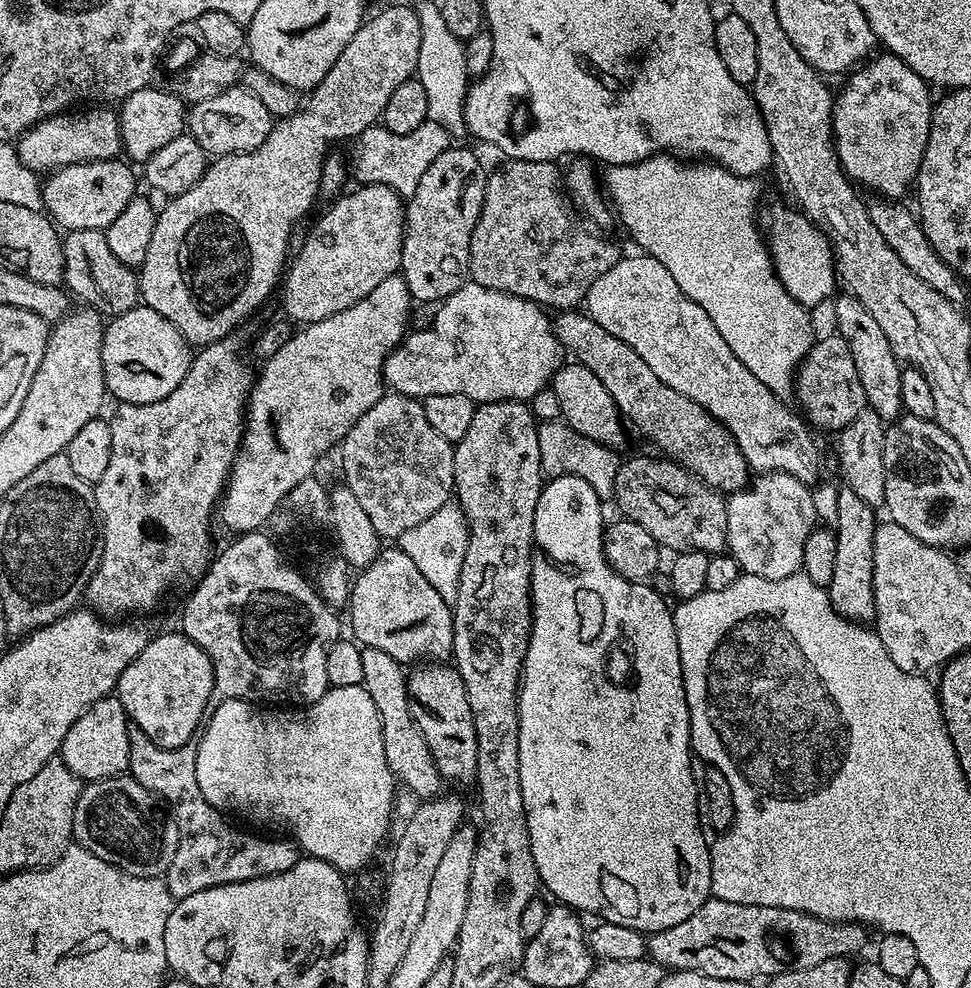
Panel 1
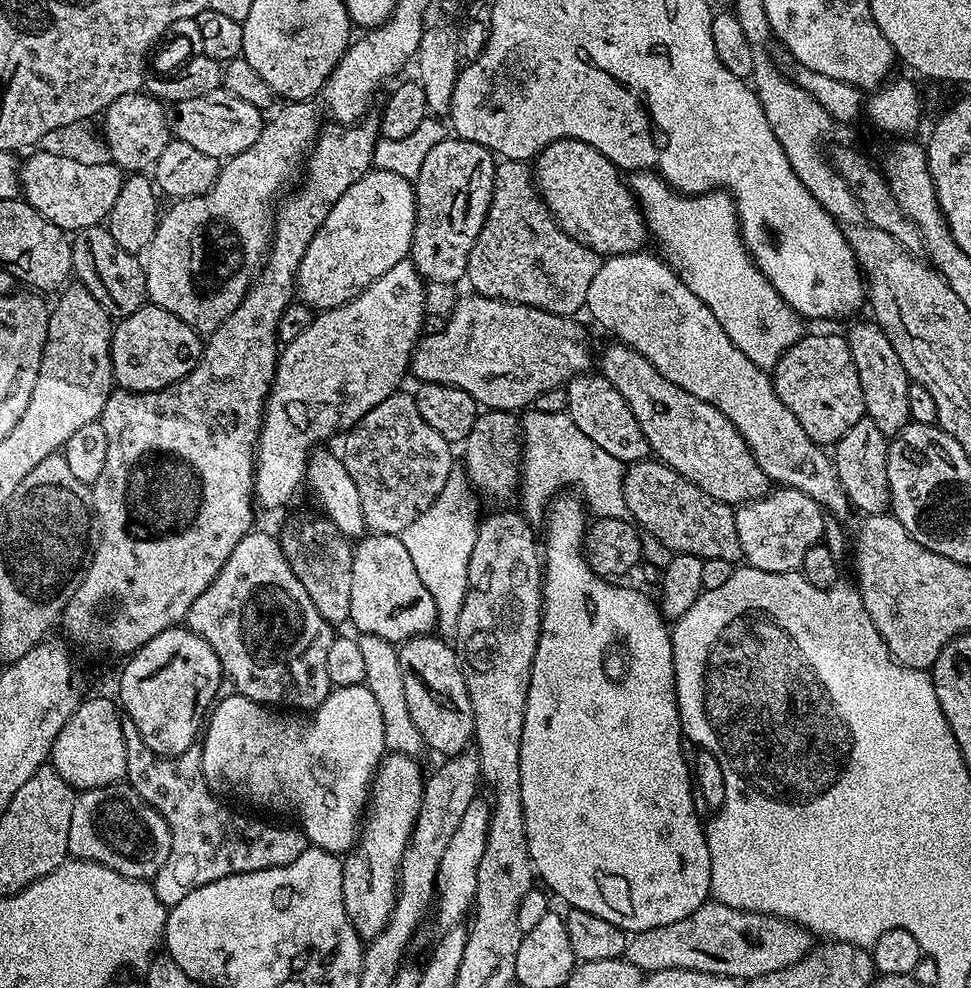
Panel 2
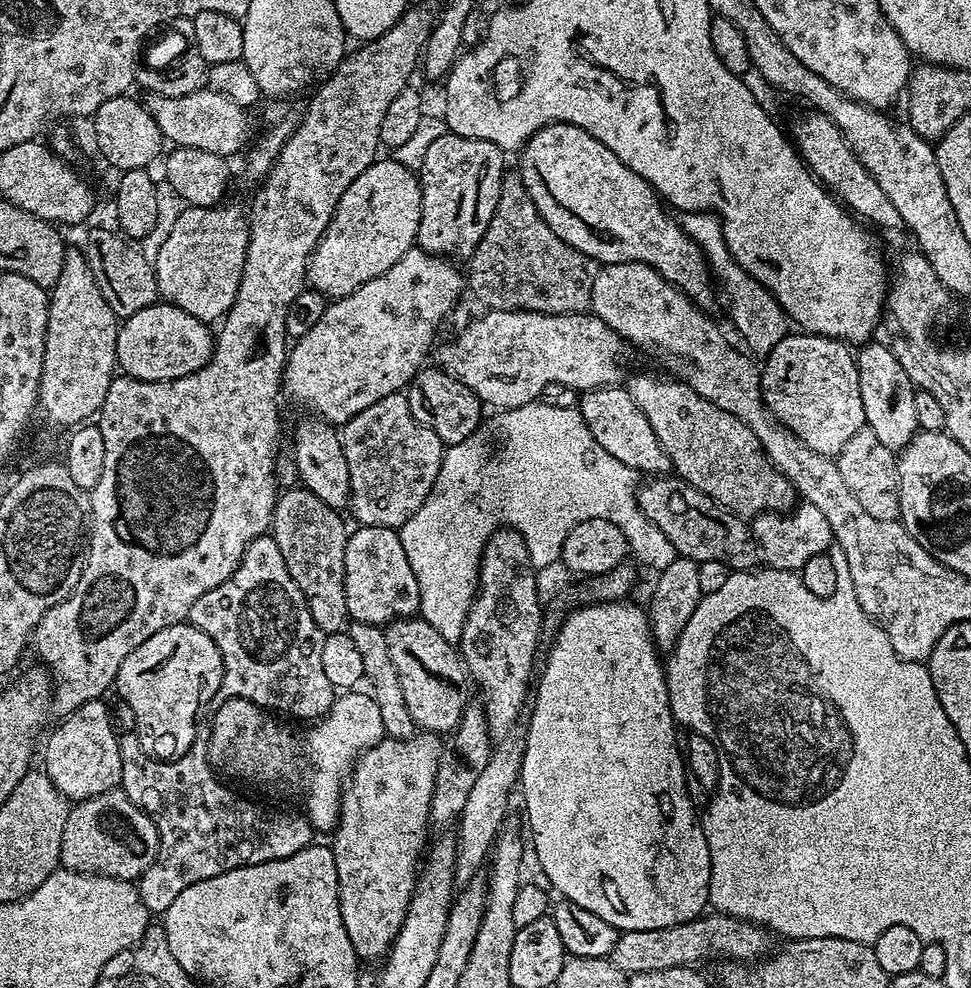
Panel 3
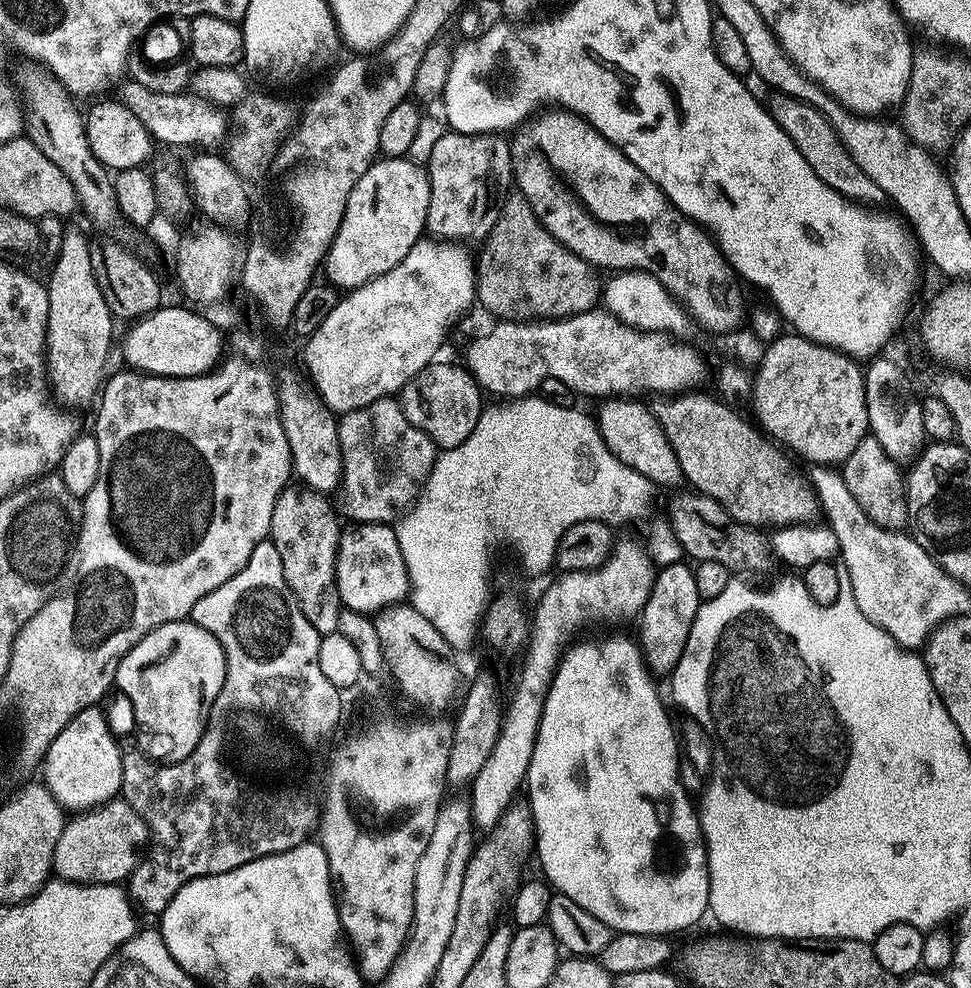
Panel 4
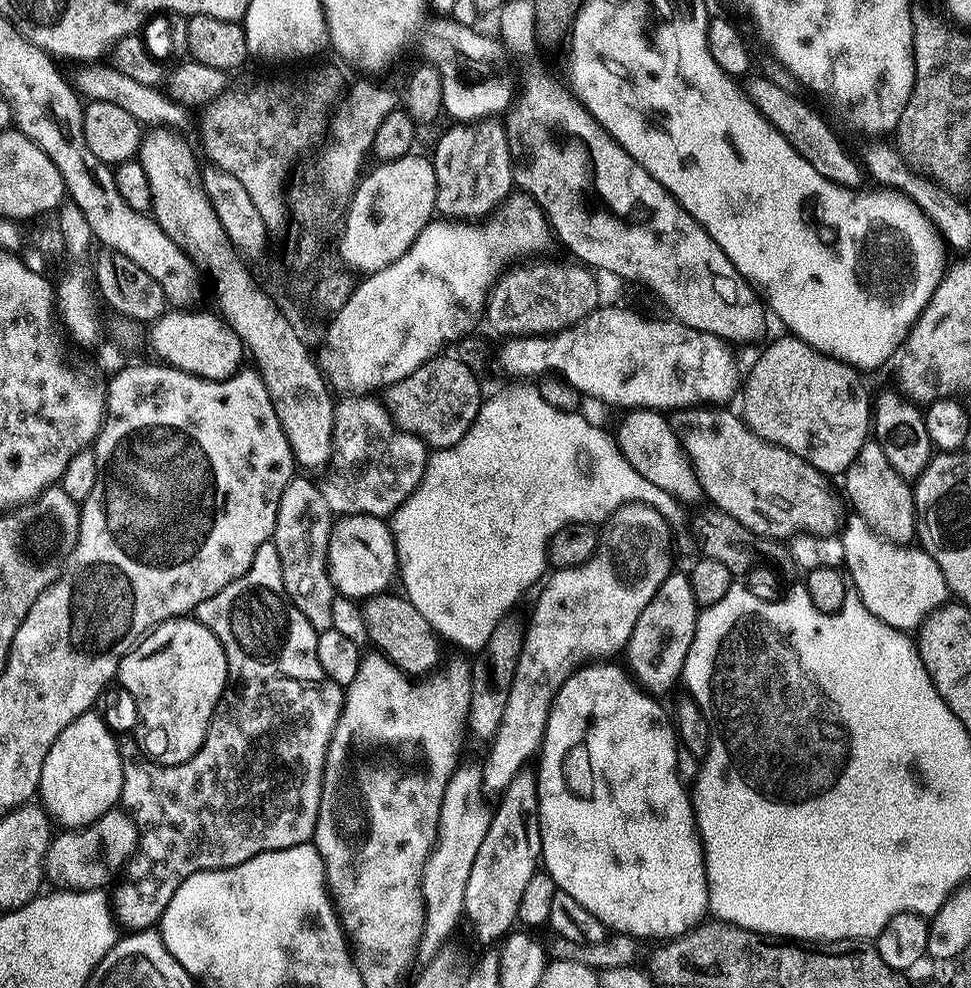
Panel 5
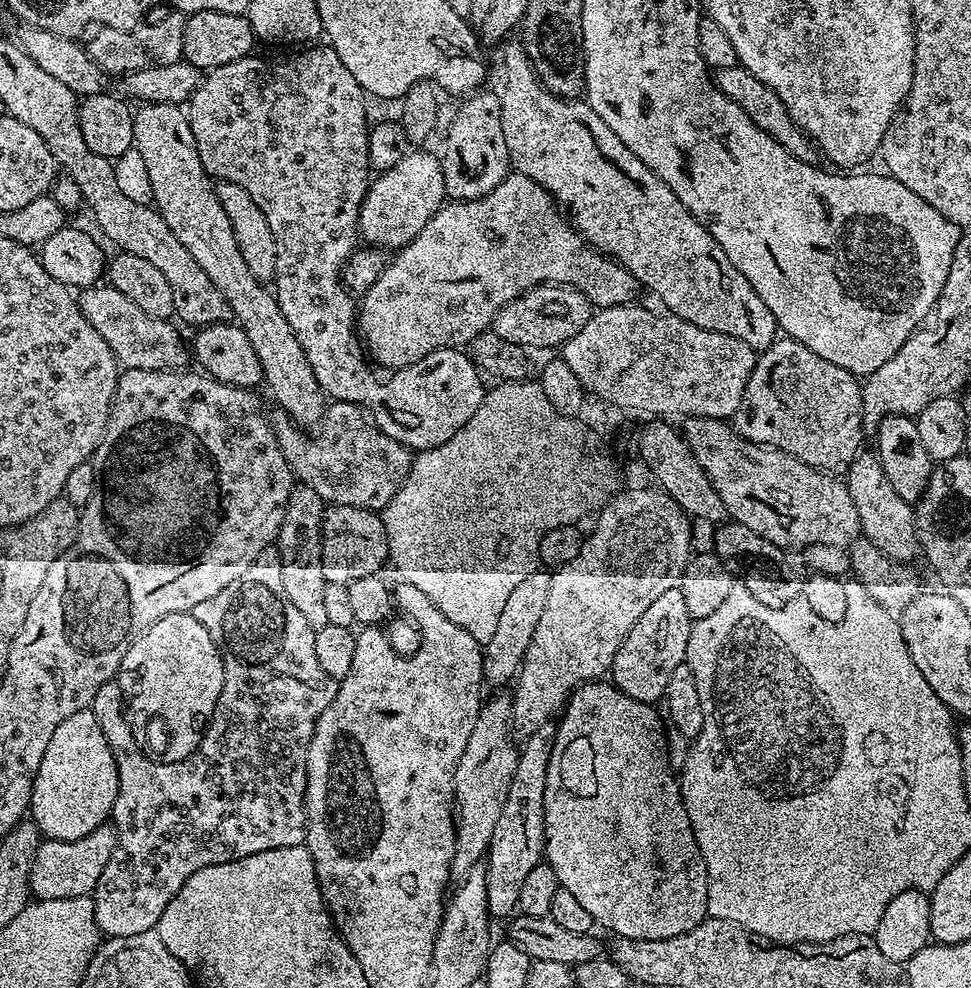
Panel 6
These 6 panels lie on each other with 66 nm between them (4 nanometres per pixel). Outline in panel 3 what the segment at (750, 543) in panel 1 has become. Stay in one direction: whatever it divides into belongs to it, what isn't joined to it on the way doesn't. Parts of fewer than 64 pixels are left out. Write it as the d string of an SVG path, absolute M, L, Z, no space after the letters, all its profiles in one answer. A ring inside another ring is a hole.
M807 502L797 503L795 507L786 512L765 512L763 516L755 517L751 521L750 529L755 547L760 547L760 552L764 555L763 563L767 567L787 572L799 573L800 568L806 566L806 562L810 562L810 558L825 555L829 551L828 547L833 547L834 544L830 522L826 522L826 514L822 514L818 506Z

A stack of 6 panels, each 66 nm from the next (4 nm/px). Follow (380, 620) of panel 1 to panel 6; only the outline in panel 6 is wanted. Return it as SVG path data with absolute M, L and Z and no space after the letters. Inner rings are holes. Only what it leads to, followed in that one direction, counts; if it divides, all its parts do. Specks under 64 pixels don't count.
M333 504L325 507L320 535L322 574L328 584L347 584L358 578L375 576L389 559L388 539L383 519L371 508Z

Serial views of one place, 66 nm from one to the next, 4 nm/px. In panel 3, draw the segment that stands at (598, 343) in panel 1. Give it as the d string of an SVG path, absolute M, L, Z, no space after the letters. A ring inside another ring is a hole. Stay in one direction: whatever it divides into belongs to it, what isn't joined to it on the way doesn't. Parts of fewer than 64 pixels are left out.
M640 372L626 380L630 398L646 414L646 422L670 458L675 475L741 518L765 512L786 512L797 503L796 487L777 470L758 442L754 430L734 414L706 402L687 382L674 384Z

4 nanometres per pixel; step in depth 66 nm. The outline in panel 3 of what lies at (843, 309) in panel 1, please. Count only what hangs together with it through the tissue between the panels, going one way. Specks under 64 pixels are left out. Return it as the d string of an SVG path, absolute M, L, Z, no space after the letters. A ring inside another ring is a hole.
M865 343L855 353L856 365L860 371L864 422L867 428L874 430L874 435L881 440L882 446L899 453L900 449L914 439L918 431L918 414L914 411L916 392L895 351L889 345L887 348L884 344L876 343Z

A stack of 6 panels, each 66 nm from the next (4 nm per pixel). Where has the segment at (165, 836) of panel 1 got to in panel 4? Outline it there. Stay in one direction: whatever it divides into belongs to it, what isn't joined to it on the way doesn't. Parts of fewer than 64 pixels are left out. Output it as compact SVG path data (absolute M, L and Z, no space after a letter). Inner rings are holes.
M113 798L98 808L75 816L78 817L65 823L62 838L58 838L58 846L54 846L52 872L69 880L72 886L127 881L137 866L140 847L143 844L145 847L150 840L144 819L123 798Z

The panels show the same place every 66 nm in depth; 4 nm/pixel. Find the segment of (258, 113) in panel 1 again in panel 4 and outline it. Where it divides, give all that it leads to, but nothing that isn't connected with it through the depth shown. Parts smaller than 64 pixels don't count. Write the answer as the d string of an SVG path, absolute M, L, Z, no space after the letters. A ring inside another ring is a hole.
M130 78L125 79L125 84L121 86L118 99L126 110L130 110L146 126L146 130L151 134L153 141L162 140L166 144L204 144L200 146L212 146L216 140L220 141L226 134L226 118L219 113L221 112L217 105L206 102L202 98L191 94L158 94L154 90L146 90L142 82L134 82Z

